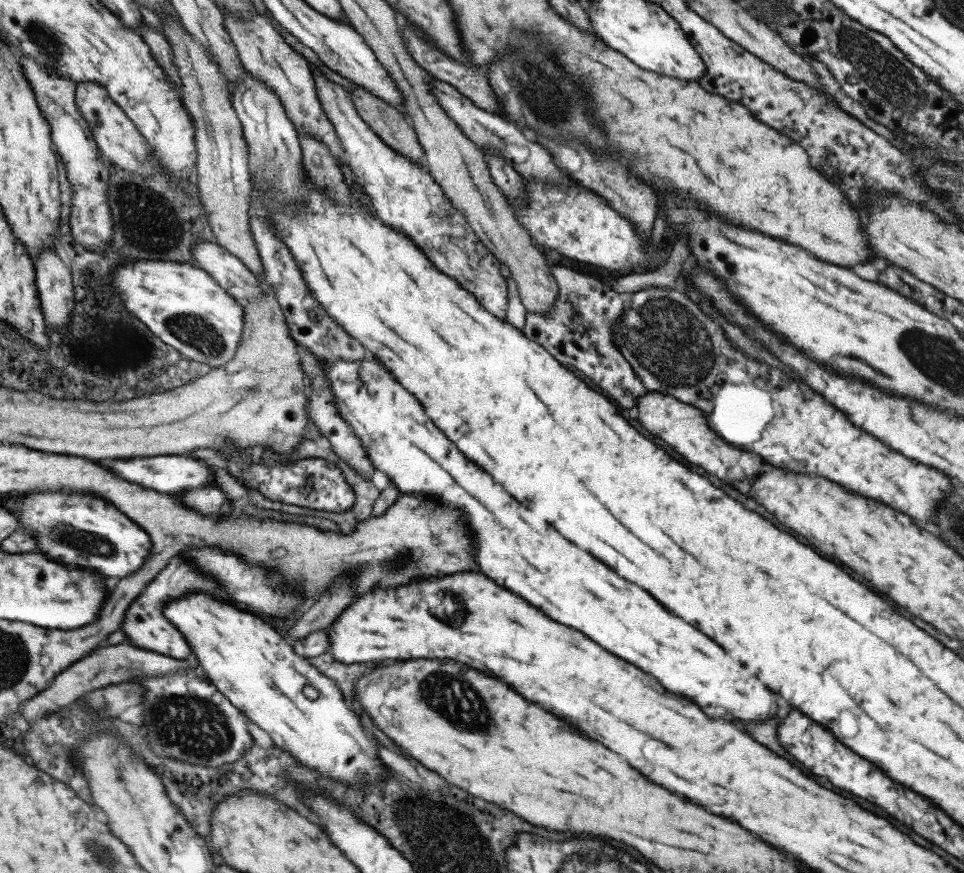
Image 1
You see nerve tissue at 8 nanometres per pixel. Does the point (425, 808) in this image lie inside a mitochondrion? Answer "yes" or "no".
yes

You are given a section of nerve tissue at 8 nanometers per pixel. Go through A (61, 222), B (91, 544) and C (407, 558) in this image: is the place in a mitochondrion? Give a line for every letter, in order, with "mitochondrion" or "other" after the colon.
A: other
B: mitochondrion
C: mitochondrion

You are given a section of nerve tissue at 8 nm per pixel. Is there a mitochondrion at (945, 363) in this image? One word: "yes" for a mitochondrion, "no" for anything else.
yes

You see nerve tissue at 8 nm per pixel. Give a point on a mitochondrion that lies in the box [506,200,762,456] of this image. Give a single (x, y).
(665, 328)

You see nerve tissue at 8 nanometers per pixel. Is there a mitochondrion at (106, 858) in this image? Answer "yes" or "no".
yes

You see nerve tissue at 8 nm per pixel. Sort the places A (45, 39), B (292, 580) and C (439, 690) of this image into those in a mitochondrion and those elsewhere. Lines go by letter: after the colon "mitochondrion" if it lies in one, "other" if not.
A: mitochondrion
B: mitochondrion
C: mitochondrion

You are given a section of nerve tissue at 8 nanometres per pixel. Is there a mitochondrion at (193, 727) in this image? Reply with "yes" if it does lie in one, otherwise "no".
yes

